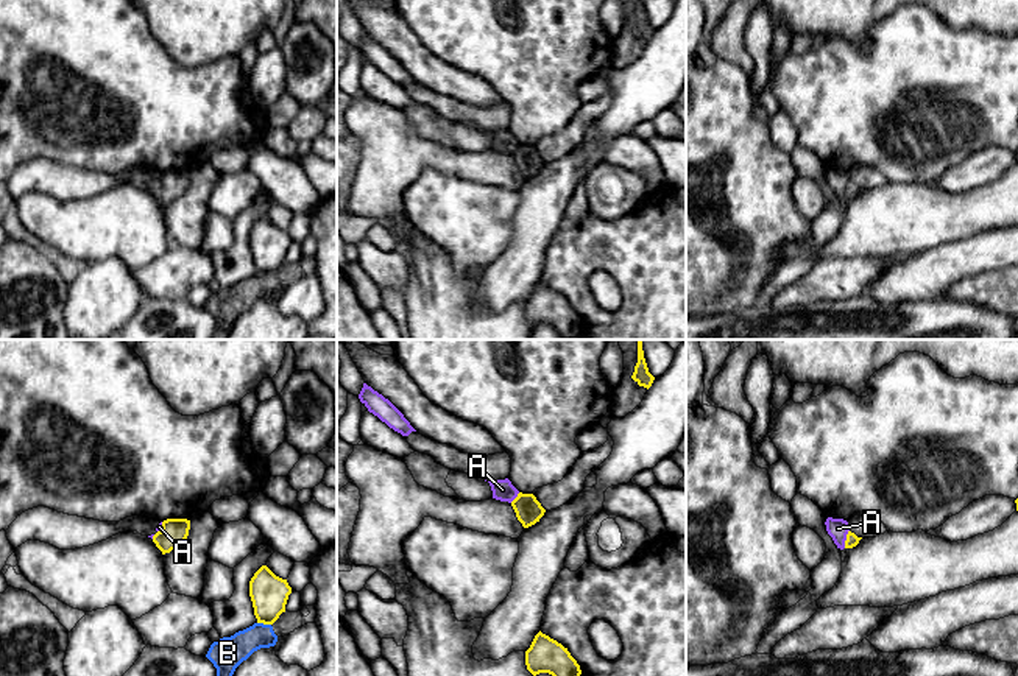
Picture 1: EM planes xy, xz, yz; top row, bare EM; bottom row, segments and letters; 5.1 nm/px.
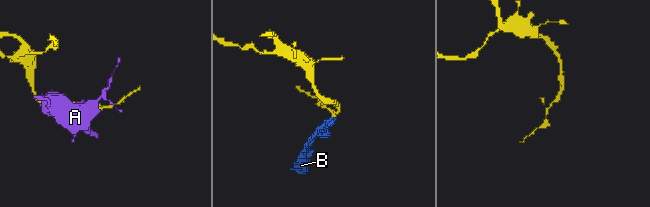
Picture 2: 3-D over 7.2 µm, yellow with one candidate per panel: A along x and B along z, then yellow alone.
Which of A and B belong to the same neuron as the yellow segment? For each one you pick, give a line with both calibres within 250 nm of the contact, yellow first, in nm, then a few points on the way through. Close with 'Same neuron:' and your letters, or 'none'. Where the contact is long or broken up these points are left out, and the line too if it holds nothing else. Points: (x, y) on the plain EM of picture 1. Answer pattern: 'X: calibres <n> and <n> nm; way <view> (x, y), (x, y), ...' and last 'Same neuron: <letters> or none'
Same neuron: none

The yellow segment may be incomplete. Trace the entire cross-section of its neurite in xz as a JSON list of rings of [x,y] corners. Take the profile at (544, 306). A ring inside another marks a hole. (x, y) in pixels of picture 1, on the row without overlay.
[[[541,282],[525,302],[525,316],[533,327],[549,324],[566,340],[571,340],[572,333],[581,326],[580,316],[567,299]]]

